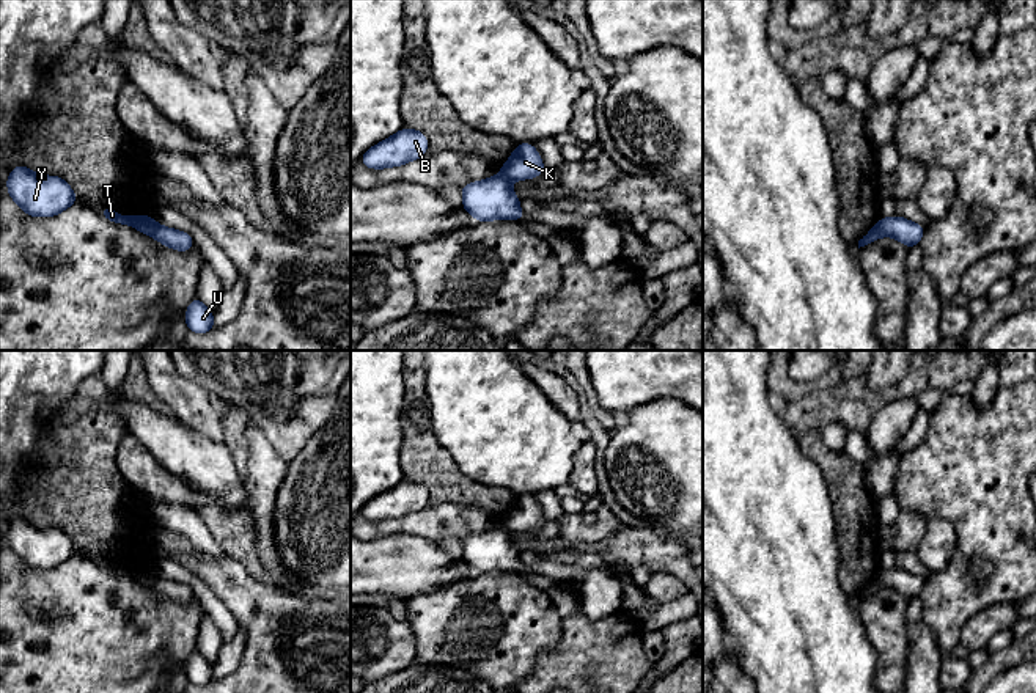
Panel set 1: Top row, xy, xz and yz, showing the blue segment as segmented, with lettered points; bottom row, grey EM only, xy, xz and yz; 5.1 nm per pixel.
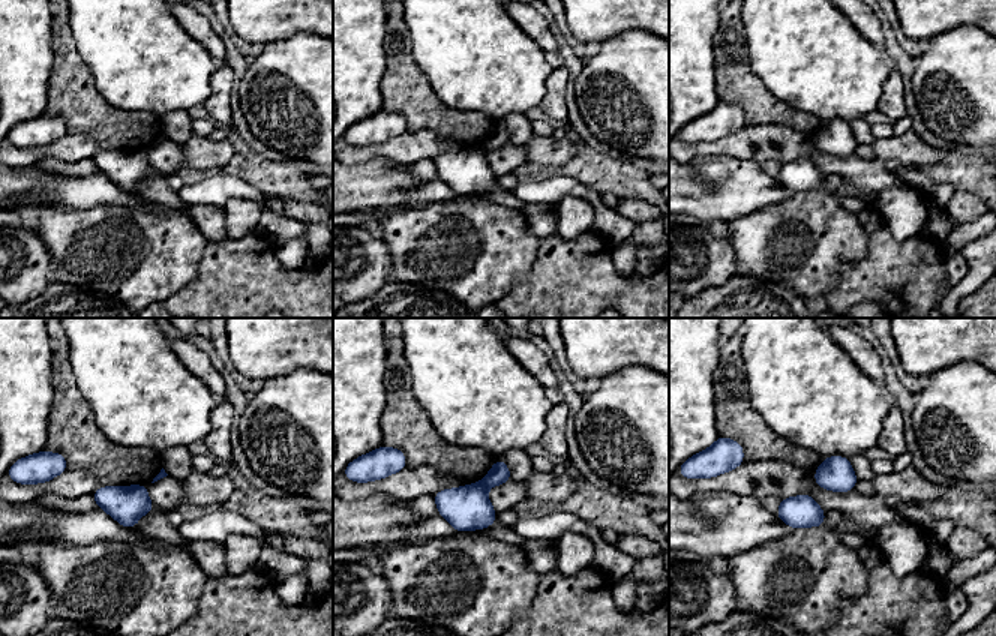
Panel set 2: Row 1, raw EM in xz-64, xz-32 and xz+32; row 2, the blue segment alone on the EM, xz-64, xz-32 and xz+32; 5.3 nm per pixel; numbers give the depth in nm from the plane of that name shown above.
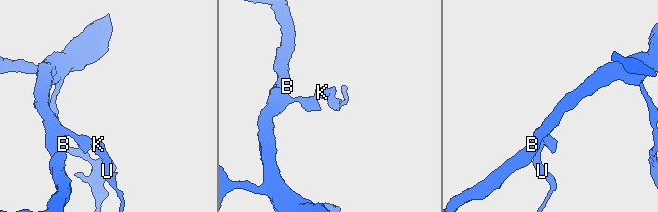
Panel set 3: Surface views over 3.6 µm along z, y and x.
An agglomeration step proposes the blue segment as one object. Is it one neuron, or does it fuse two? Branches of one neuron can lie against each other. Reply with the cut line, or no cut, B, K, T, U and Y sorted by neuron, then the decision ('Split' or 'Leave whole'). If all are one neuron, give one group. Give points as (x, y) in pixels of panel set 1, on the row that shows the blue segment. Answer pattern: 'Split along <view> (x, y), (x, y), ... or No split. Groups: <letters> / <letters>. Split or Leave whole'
Split along xy (156, 225), (151, 234). Groups: B T Y / K U. Split

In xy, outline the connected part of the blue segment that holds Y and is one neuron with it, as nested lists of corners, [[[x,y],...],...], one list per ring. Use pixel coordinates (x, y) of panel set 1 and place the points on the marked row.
[[[16,165],[8,179],[6,190],[14,203],[31,217],[53,217],[77,204],[77,195],[60,176],[41,176],[25,165]]]

